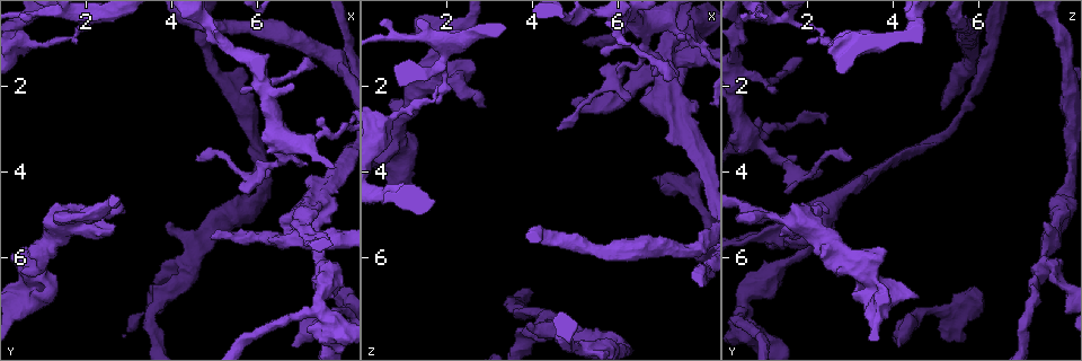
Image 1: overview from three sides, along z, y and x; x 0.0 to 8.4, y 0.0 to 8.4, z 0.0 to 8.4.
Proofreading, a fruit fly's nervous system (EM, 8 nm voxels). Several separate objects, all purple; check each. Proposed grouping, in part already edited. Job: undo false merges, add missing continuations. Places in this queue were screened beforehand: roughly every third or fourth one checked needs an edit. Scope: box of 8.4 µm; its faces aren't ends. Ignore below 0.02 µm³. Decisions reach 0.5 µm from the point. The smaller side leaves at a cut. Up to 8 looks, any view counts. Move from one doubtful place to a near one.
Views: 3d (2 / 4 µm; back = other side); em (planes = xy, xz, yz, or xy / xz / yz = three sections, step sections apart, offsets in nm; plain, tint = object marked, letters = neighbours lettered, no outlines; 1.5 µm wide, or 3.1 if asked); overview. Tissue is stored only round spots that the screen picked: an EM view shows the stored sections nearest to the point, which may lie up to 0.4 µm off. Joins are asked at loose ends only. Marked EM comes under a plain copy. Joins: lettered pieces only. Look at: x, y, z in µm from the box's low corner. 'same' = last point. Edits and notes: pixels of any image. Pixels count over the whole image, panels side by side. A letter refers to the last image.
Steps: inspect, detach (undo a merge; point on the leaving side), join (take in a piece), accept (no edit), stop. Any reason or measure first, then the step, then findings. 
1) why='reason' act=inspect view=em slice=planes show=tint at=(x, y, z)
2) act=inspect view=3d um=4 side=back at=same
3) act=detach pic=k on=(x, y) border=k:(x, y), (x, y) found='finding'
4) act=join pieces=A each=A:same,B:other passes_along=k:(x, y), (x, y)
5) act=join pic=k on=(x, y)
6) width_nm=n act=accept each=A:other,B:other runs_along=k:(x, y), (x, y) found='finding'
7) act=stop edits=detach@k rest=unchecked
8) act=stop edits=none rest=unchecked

why='branch stops here' act=inspect view=3d um=2 at=(2.60, 5.15, 1.60)

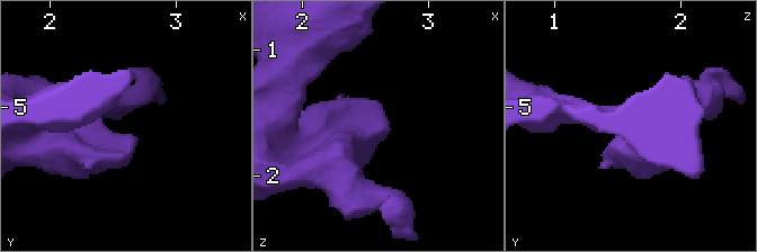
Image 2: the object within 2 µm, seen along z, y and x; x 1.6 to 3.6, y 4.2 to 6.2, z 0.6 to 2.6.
act=inspect view=em slice=planes show=letters at=(2.62, 5.20, 1.62)

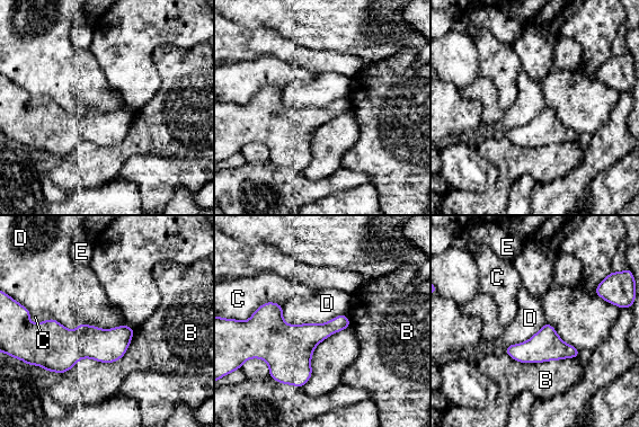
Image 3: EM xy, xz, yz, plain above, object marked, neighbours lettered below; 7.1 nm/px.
act=accept each=B:other,C:other,D:other,E:other found='no lettered piece goes on from it'

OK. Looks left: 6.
act=inspect view=em slice=planes show=letters at=(0.50, 1.10, 2.90)

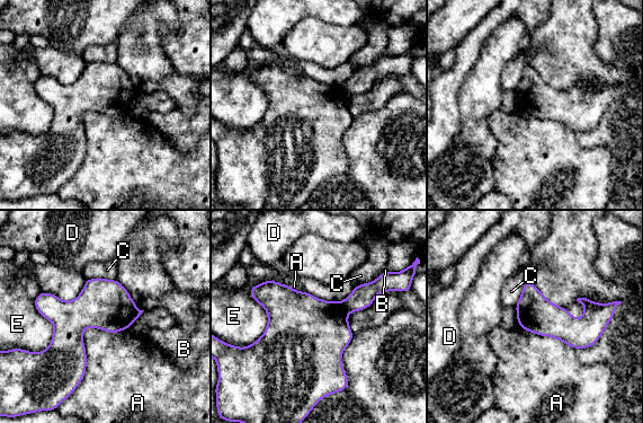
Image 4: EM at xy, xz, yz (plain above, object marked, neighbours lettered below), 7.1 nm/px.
width_nm=260 act=detach pic=4 on=(106, 305) each=A:other,B:other,C:other,D:other,E:other border=4:(137, 309), (131, 322) found='two neurons meet here'

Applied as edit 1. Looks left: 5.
act=inspect view=3d um=4 at=(6.25, 4.05, 2.30)

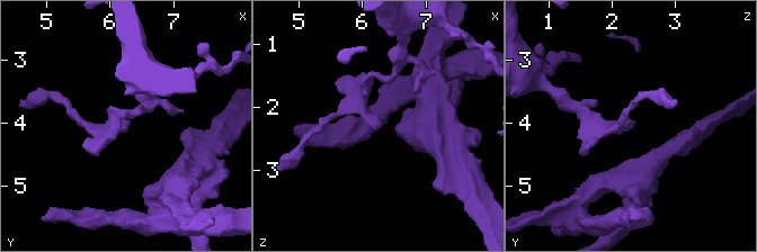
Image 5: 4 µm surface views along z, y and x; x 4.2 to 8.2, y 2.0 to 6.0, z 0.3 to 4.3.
why='now the EM' act=inspect view=em slice=yz step=4 show=tint at=(6.30, 4.05, 2.30)

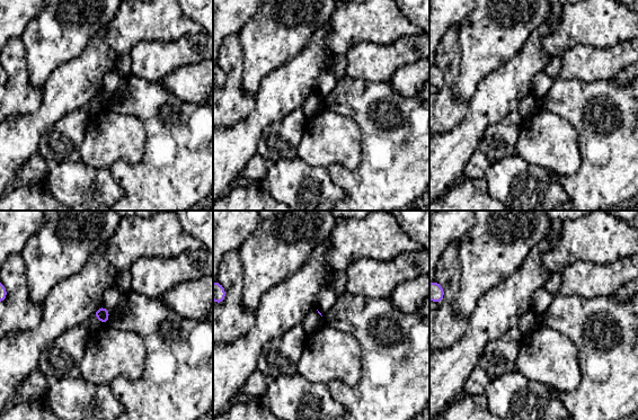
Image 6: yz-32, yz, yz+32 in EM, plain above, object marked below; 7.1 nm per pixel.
act=inspect view=em slice=planes show=letters at=same

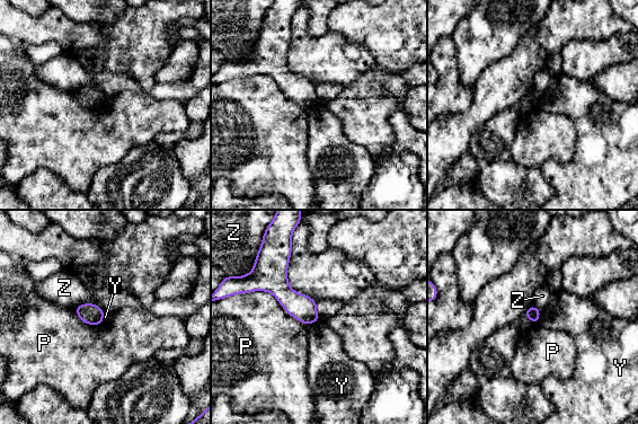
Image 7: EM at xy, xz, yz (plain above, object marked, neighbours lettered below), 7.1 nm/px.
act=accept each=P:other,Y:other,Z:other border=7:(541, 310), (537, 323) found='no lettered piece goes on from it'

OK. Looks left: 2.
why='three arms meet' act=inspect view=3d um=4 at=(7.10, 5.35, 1.35)

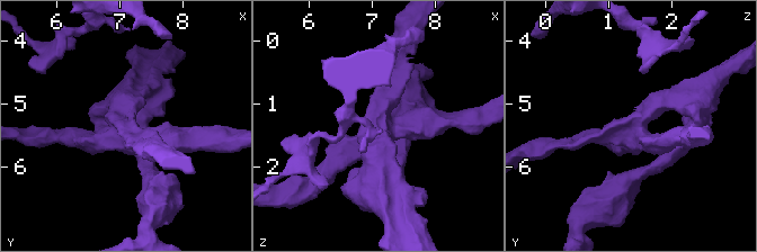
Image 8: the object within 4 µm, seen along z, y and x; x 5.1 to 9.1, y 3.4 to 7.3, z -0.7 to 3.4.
why='now the EM' act=inspect view=em slice=planes show=letters at=(7.15, 5.40, 1.35)

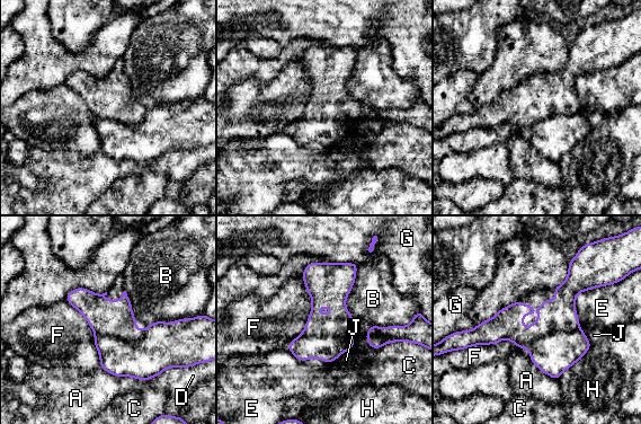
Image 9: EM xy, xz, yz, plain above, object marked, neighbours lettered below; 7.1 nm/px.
act=detach pic=9 on=(148, 358) each=A:other,B:other,C:other,D:other,E:other,F:other,G:other,H:other,J:other border=9:(145, 329), (134, 342), (95, 333) found='two neurons meet here'

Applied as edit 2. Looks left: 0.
act=stop edits=detach@4,detach@9 rest=unchecked

